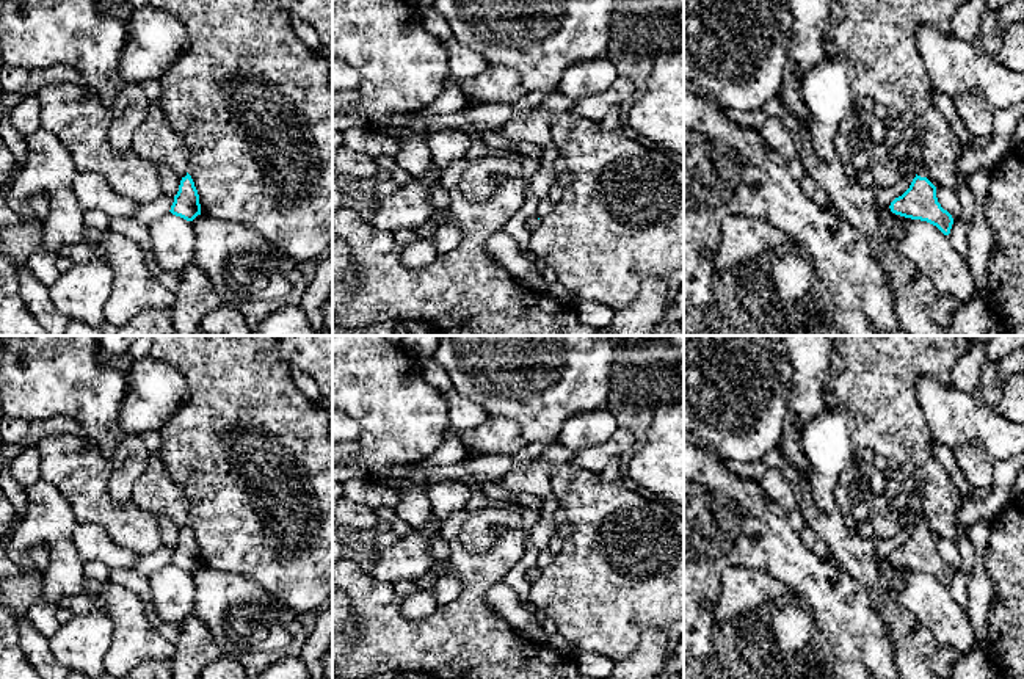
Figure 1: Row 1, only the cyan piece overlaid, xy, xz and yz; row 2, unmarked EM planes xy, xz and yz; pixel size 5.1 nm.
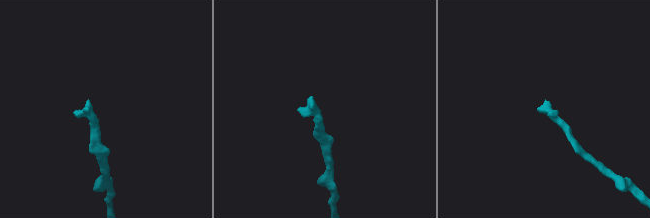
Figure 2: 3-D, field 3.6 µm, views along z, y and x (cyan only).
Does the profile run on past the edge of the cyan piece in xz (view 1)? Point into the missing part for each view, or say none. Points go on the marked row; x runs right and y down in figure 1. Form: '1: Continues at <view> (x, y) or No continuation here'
1: No continuation here

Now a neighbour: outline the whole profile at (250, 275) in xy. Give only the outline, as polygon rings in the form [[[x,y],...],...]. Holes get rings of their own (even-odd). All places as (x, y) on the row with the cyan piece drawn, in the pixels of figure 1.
[[[204,213],[191,224],[194,263],[209,276],[221,303],[238,310],[252,332],[268,315],[301,303],[307,282],[298,263],[259,232]]]

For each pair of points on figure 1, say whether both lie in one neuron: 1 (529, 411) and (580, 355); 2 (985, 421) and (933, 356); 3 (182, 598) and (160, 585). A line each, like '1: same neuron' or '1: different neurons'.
1: same neuron
2: different neurons
3: same neuron

